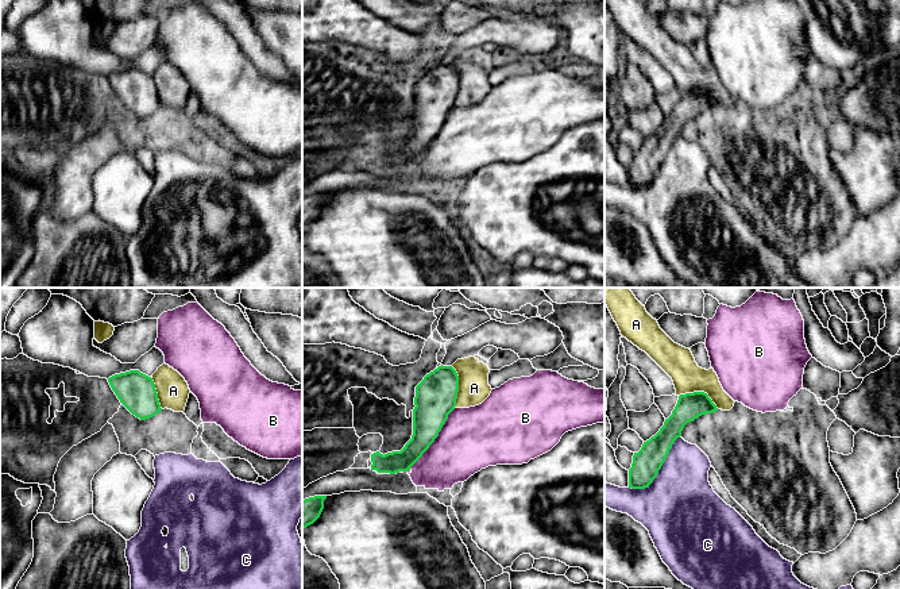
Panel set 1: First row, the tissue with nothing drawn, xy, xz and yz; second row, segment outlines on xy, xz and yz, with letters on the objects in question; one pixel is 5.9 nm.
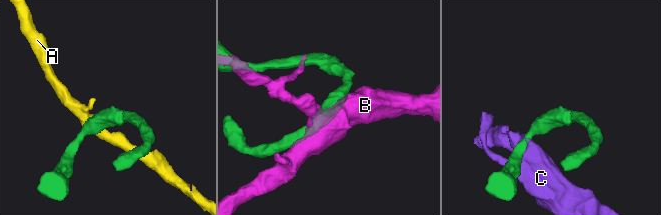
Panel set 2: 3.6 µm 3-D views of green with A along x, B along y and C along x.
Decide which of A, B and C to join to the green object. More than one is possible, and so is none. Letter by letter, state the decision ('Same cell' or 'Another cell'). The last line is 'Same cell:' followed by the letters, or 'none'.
A: Another cell
B: Another cell
C: Another cell
Same cell: none

